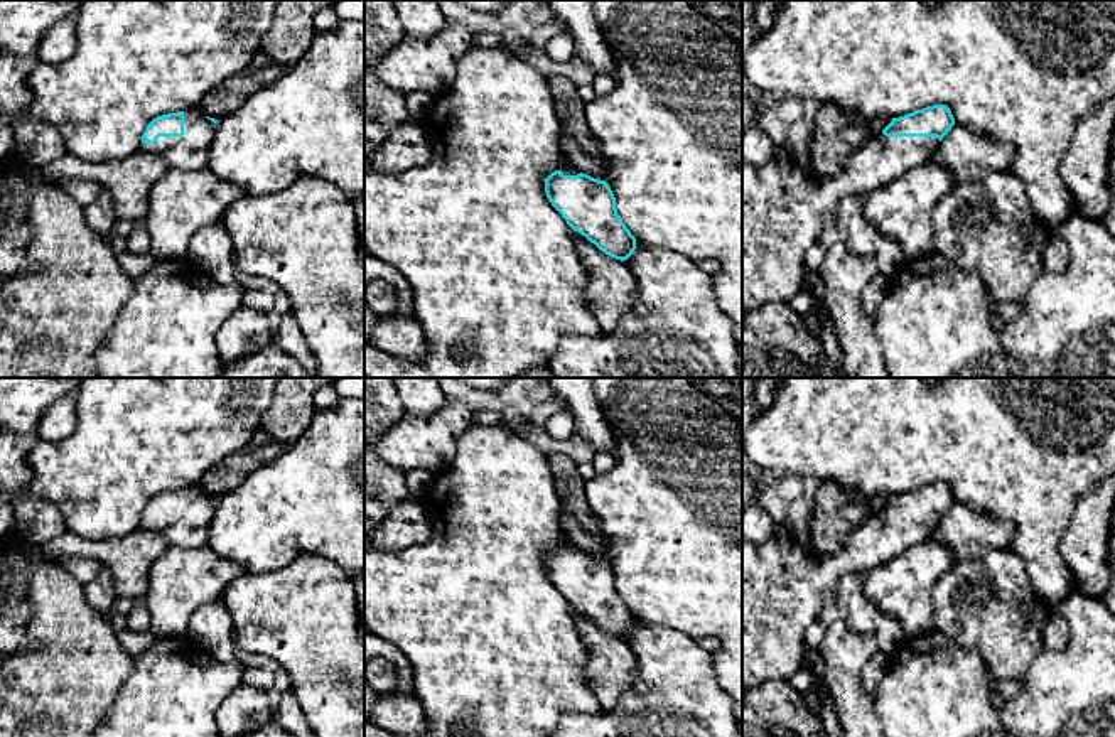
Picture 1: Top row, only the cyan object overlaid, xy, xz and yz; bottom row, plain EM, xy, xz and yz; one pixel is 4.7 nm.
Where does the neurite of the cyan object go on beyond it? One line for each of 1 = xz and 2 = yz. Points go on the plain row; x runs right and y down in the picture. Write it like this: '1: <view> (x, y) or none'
1: xz (569, 547)
2: yz (785, 587)

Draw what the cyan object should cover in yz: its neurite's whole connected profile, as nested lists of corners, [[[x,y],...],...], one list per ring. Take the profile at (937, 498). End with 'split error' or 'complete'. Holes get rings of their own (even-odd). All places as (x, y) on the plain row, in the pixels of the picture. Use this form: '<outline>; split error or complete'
[[[946,482],[892,496],[850,533],[838,551],[821,558],[811,555],[803,540],[791,540],[783,530],[764,543],[742,538],[742,688],[788,680],[801,670],[808,648],[805,632],[833,600],[838,578],[882,565],[928,541],[953,503],[955,496]]]; split error

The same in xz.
[[[568,541],[545,557],[545,570],[567,602],[601,629],[621,639],[634,631],[636,616],[617,592],[616,575],[606,558]]]; split error

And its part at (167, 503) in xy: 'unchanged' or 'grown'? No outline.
grown

